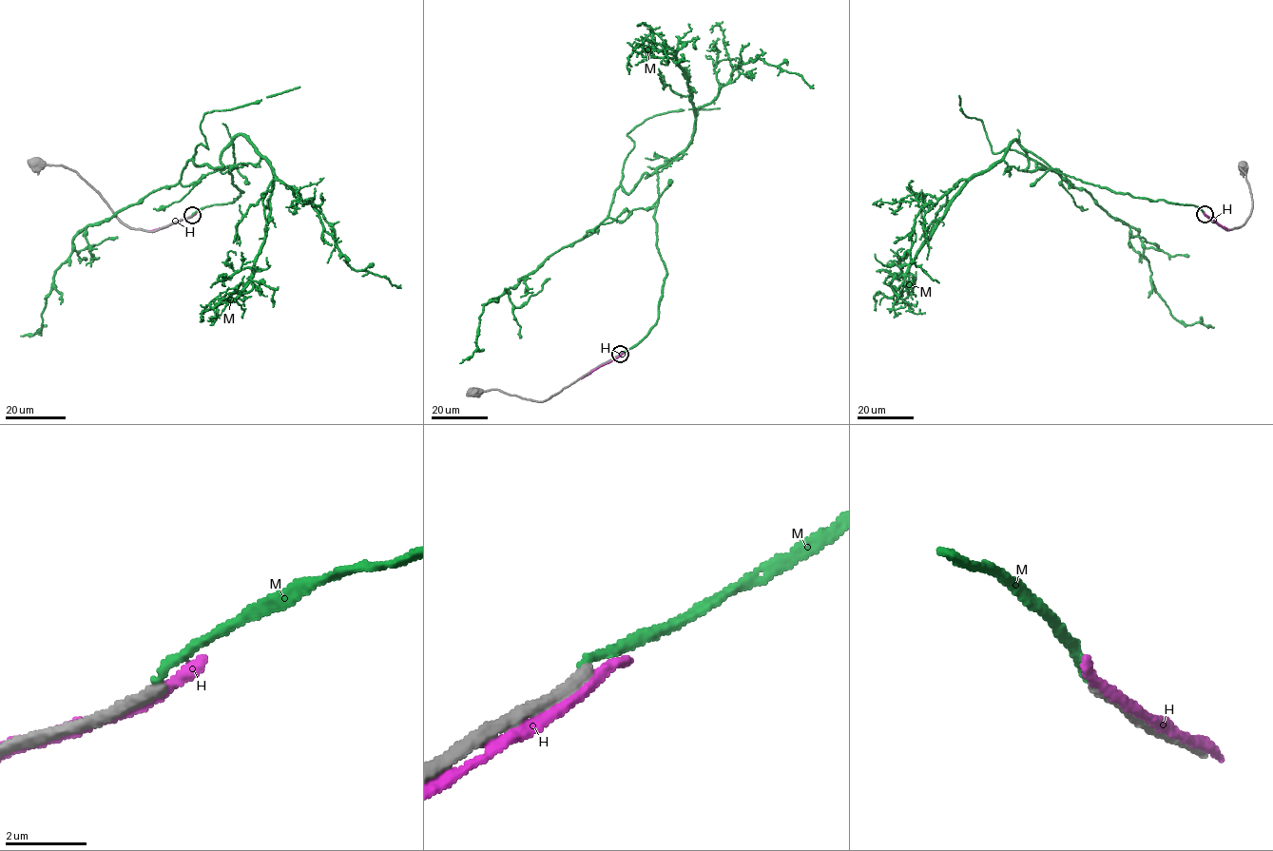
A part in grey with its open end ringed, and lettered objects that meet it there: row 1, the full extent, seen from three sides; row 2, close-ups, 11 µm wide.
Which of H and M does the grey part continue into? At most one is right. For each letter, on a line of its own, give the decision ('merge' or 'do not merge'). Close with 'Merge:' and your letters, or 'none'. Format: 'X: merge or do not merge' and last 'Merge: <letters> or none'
H: do not merge
M: do not merge
Merge: none

